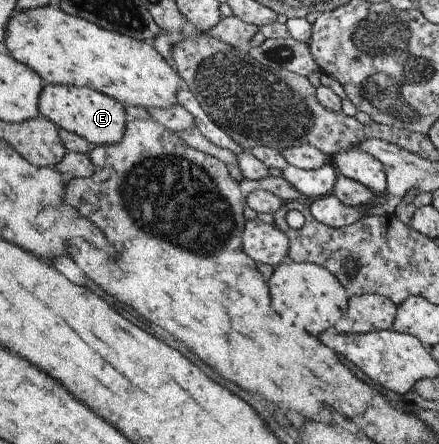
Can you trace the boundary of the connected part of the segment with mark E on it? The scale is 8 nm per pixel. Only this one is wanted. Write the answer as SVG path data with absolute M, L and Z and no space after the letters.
M45 85L39 98L41 116L54 120L61 129L82 136L91 144L110 145L121 142L125 130L123 103L106 93L77 85Z

